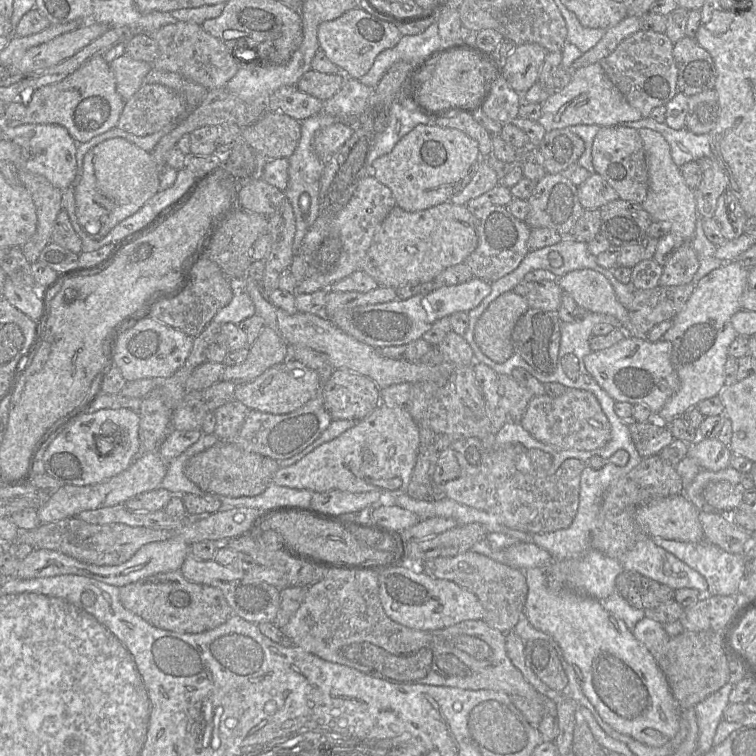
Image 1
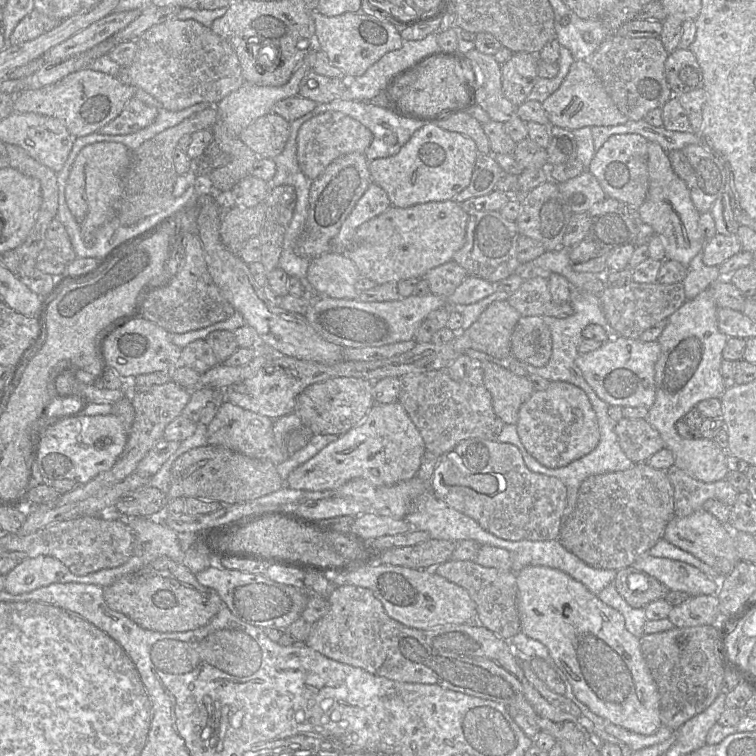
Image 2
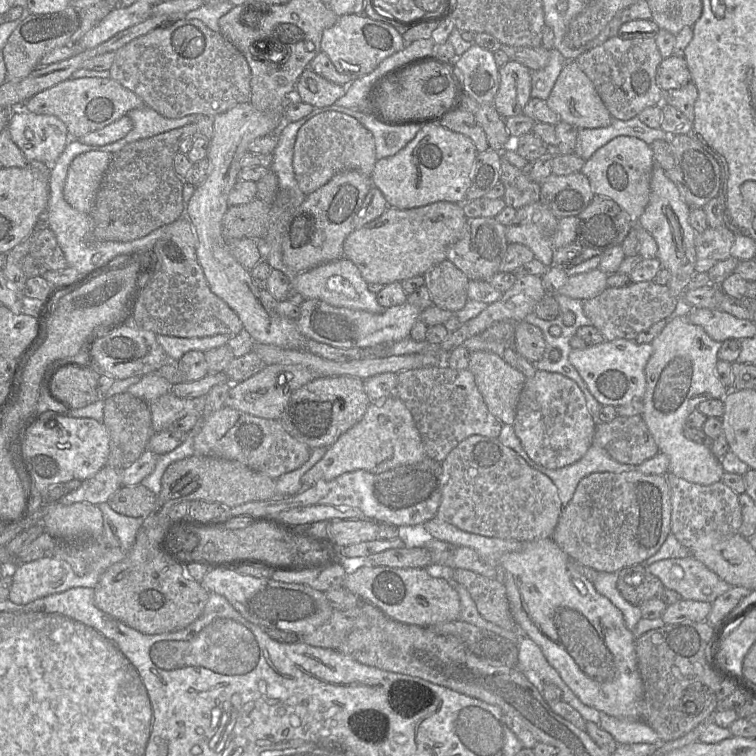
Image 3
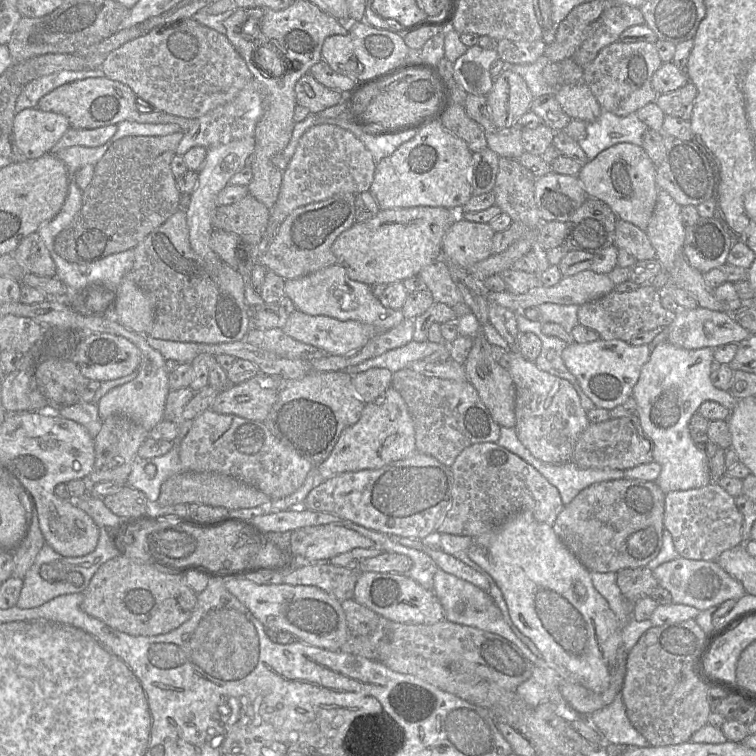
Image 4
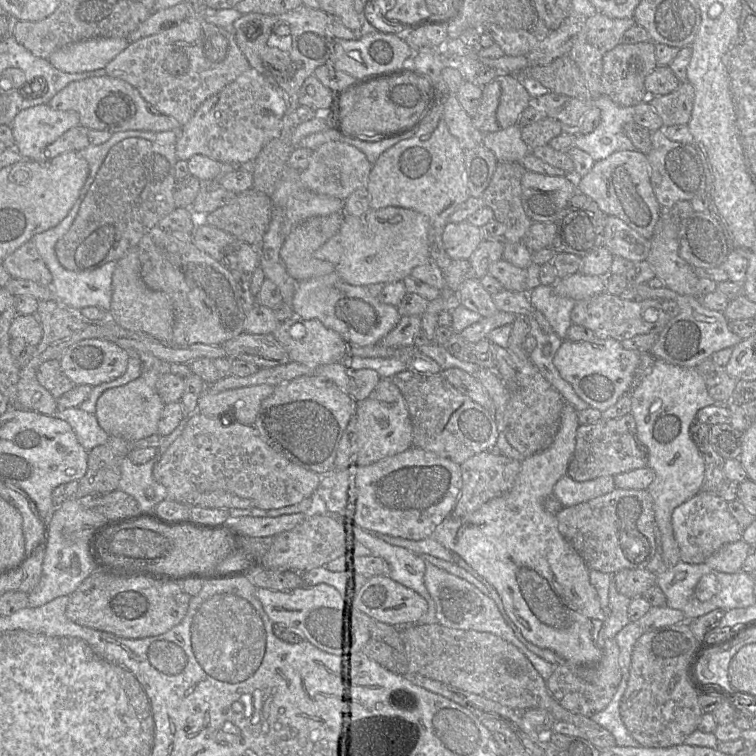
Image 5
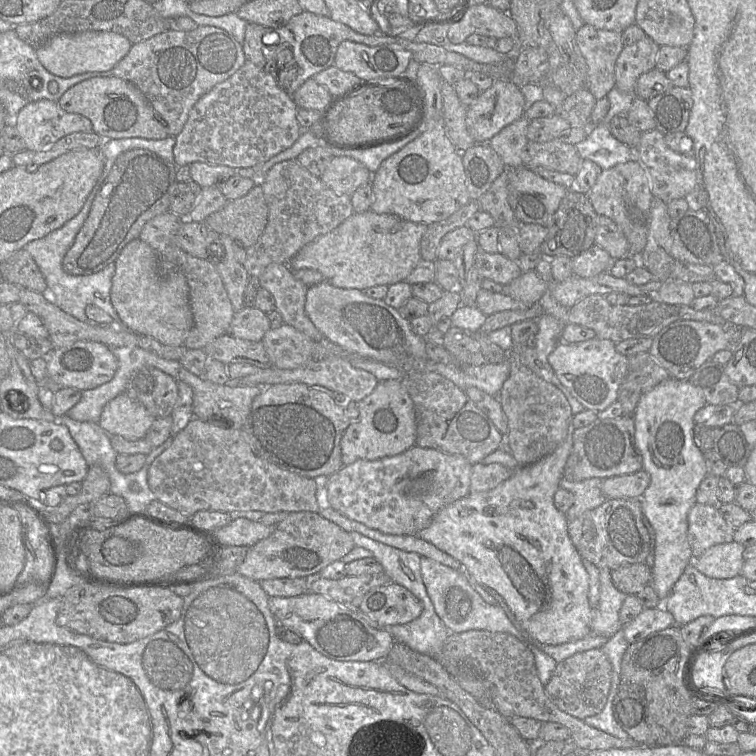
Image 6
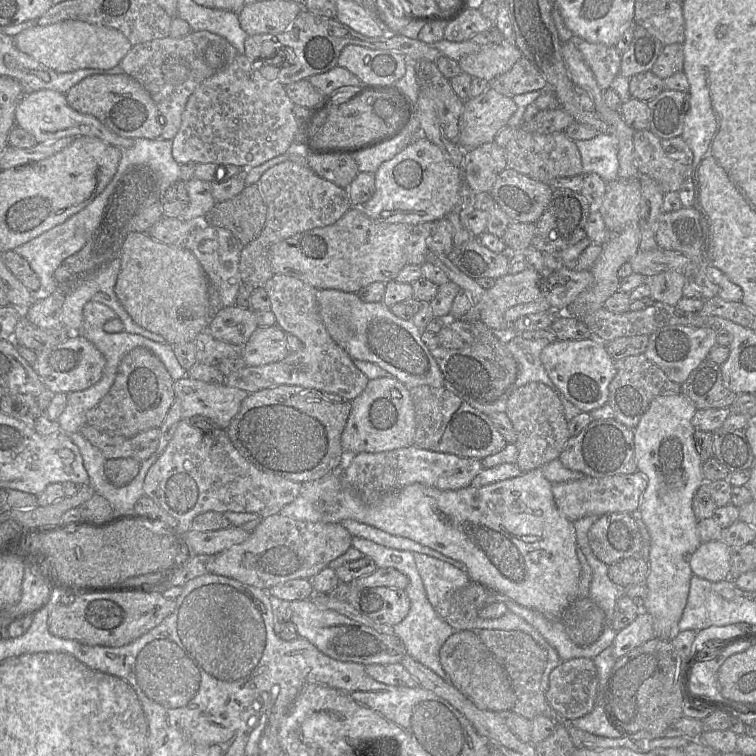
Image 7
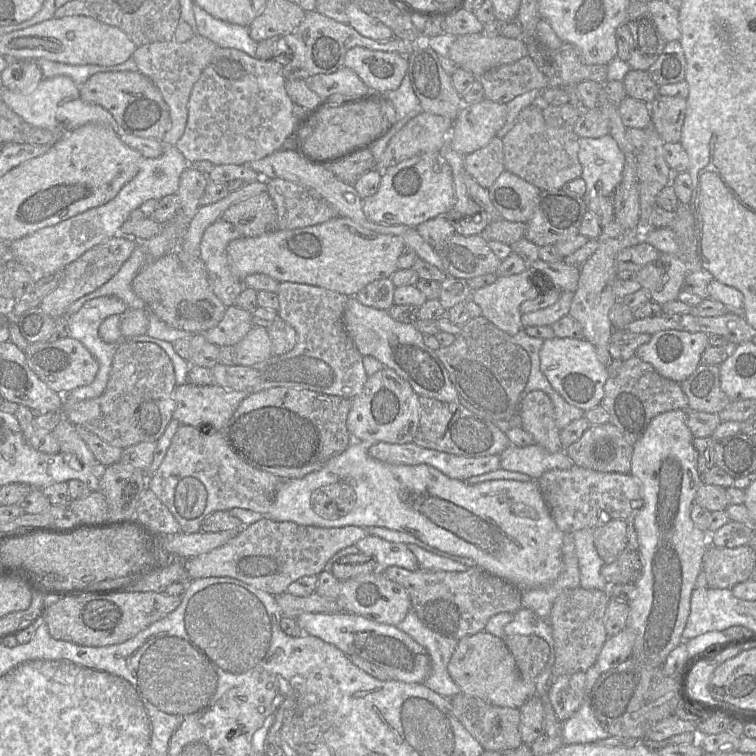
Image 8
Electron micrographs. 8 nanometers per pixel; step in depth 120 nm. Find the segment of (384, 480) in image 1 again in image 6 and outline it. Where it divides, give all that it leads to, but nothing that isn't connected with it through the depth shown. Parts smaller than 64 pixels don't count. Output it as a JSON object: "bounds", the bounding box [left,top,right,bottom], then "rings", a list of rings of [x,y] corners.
{"bounds":[340,380,416,465],"rings":[[[400,380],[378,382],[373,392],[357,403],[359,416],[340,442],[343,465],[356,460],[377,460],[405,452],[415,445],[416,417],[413,402]]]}

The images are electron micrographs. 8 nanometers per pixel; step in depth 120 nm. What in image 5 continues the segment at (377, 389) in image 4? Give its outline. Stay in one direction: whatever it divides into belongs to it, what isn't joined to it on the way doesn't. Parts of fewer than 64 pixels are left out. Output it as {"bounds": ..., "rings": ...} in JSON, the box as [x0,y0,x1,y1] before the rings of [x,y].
{"bounds":[314,363,381,401],"rings":[[[342,363],[321,365],[315,369],[314,376],[333,382],[356,401],[369,397],[381,379],[373,369],[353,370]]]}

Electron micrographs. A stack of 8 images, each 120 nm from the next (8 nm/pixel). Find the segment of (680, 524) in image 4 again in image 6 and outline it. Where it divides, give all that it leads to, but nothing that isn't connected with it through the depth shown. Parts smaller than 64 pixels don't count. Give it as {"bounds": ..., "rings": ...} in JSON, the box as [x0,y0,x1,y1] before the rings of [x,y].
{"bounds":[688,503,734,559],"rings":[[[695,503],[688,513],[688,541],[693,559],[716,544],[734,541],[734,533],[718,506]]]}

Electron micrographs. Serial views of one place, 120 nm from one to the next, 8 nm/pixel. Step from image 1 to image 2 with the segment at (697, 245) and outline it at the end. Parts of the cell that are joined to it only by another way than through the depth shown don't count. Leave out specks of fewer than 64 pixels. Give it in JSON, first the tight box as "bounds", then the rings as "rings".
{"bounds":[682,250,721,301],"rings":[[[701,250],[687,267],[687,275],[682,281],[687,301],[694,299],[712,283],[721,279],[717,266],[706,266],[703,263],[703,250]]]}

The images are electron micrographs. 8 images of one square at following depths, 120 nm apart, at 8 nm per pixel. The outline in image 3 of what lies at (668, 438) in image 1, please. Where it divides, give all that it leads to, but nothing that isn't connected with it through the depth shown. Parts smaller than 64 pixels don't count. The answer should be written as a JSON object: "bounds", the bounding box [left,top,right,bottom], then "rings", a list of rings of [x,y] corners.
{"bounds":[592,415,660,466],"rings":[[[642,415],[617,416],[609,423],[598,423],[592,445],[605,449],[617,462],[633,466],[660,453]]]}

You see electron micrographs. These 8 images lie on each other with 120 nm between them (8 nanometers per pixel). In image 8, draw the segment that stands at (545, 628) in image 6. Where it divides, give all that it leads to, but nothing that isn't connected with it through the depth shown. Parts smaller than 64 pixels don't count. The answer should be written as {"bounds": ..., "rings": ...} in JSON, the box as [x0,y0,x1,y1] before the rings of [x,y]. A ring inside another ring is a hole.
{"bounds":[264,440,565,590],"rings":[[[352,440],[345,451],[331,458],[323,468],[299,479],[283,480],[274,501],[264,517],[283,522],[290,521],[305,526],[339,528],[383,527],[414,536],[422,542],[449,554],[471,558],[477,567],[516,585],[521,590],[545,586],[560,574],[563,565],[562,545],[565,533],[557,527],[542,497],[536,480],[491,480],[479,484],[467,484],[452,479],[436,468],[426,465],[393,465],[370,457],[368,447]],[[335,483],[351,486],[356,494],[353,509],[337,519],[326,520],[311,507],[311,496],[318,488]]]}

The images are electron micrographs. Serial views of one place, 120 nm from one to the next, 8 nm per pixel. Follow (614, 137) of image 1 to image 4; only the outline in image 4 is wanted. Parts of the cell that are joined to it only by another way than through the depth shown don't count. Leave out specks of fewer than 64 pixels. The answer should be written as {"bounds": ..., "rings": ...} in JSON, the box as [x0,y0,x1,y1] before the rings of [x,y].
{"bounds":[578,143,658,231],"rings":[[[618,143],[600,152],[587,162],[578,174],[586,194],[605,202],[617,219],[630,222],[645,231],[653,214],[658,187],[656,166],[642,146]]]}

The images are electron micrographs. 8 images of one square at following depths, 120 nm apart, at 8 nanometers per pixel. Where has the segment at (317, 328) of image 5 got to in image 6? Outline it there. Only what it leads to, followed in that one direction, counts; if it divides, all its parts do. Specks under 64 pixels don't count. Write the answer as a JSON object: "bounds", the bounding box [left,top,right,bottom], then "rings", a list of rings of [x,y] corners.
{"bounds":[261,323,317,369],"rings":[[[284,323],[278,328],[268,330],[261,342],[271,366],[278,369],[296,369],[313,361],[311,351],[317,343]]]}

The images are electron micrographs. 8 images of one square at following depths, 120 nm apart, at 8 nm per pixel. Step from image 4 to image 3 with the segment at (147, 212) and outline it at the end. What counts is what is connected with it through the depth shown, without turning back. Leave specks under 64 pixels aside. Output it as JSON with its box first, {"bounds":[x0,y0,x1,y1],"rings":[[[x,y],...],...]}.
{"bounds":[89,123,198,242],"rings":[[[190,123],[131,142],[114,153],[89,213],[93,237],[98,241],[130,242],[185,216],[184,181],[174,171],[174,157],[185,138],[198,135],[196,123]]]}

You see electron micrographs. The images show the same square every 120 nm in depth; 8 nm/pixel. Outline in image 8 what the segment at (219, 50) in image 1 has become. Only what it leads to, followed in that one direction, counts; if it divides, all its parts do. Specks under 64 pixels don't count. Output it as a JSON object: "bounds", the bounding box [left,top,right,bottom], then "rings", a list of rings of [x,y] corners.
{"bounds":[132,34,218,145],"rings":[[[194,34],[186,42],[175,40],[153,42],[137,47],[132,54],[138,71],[149,78],[159,89],[169,108],[169,127],[161,142],[175,145],[185,131],[188,118],[188,102],[194,84],[209,64],[218,46],[200,34]]]}

